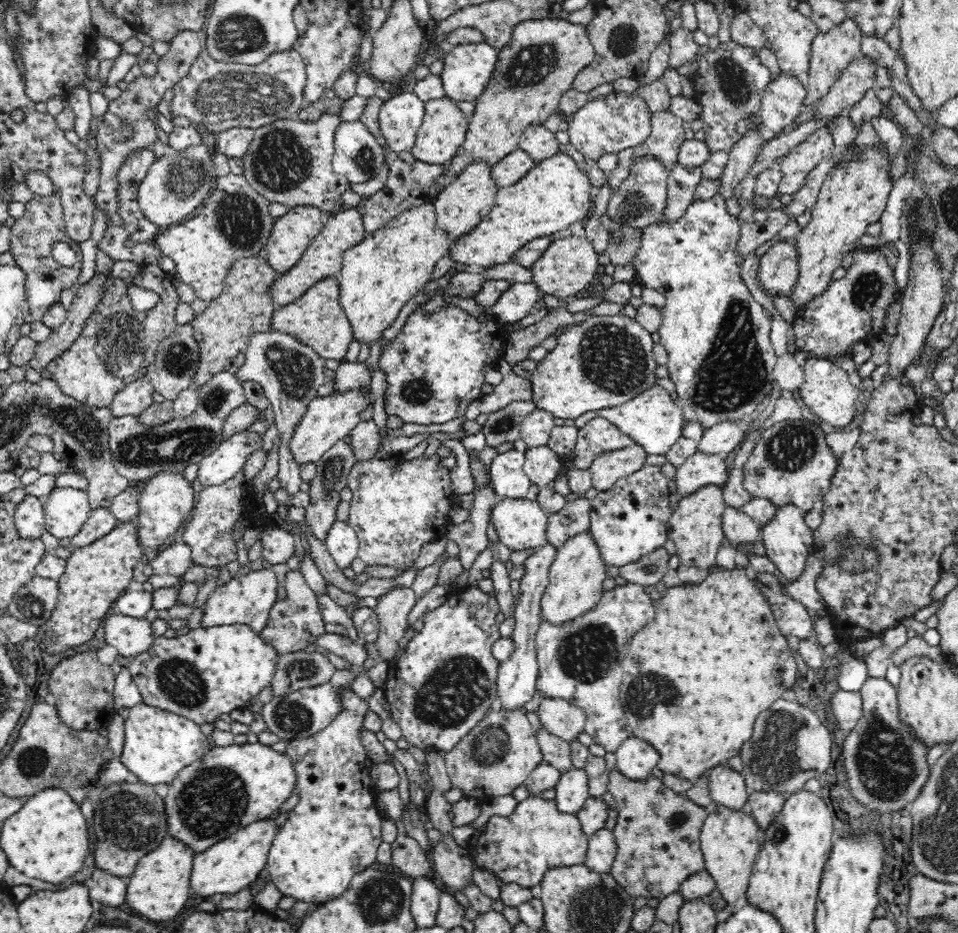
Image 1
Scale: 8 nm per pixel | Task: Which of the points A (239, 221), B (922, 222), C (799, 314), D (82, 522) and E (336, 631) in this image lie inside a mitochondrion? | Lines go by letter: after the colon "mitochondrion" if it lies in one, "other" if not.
A: mitochondrion
B: mitochondrion
C: other
D: other
E: other

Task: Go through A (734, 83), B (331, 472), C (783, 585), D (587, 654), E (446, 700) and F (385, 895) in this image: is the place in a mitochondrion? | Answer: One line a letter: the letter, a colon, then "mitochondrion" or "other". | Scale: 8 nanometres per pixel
A: mitochondrion
B: mitochondrion
C: other
D: mitochondrion
E: mitochondrion
F: mitochondrion

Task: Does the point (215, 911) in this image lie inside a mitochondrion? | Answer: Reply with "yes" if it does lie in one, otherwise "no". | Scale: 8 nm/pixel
no

